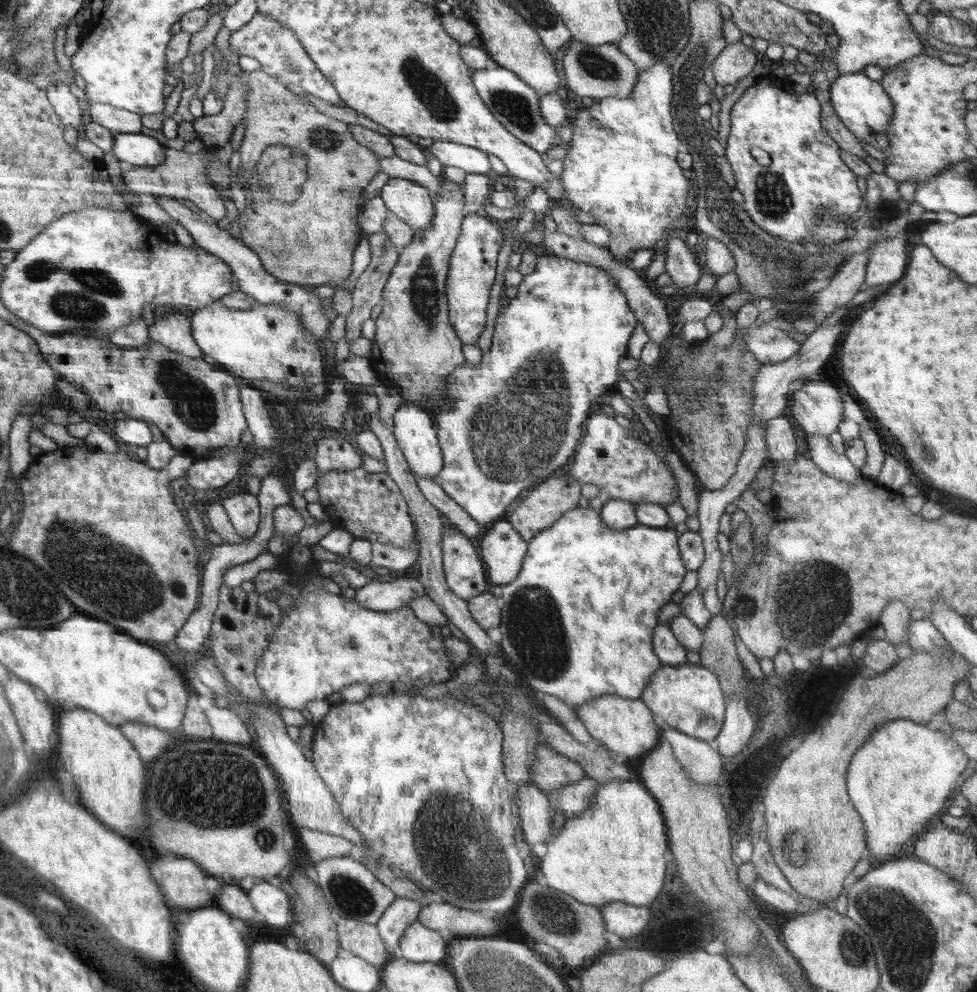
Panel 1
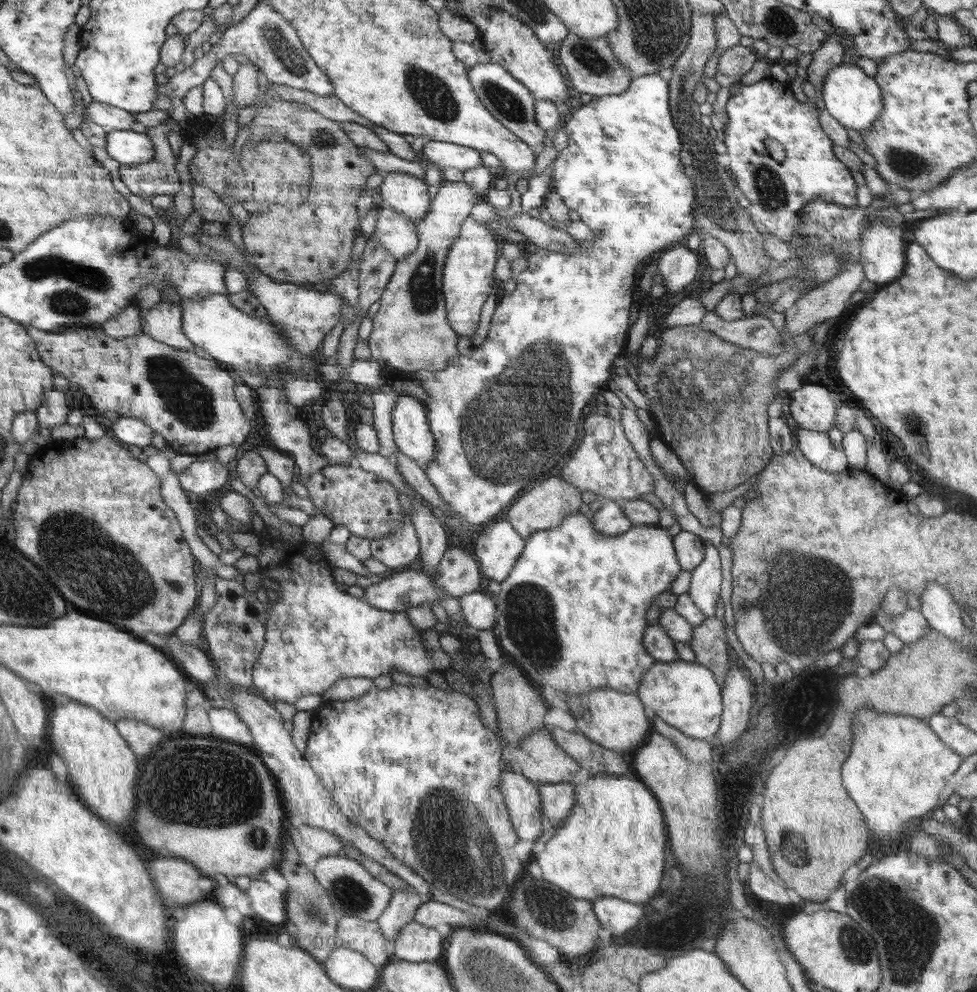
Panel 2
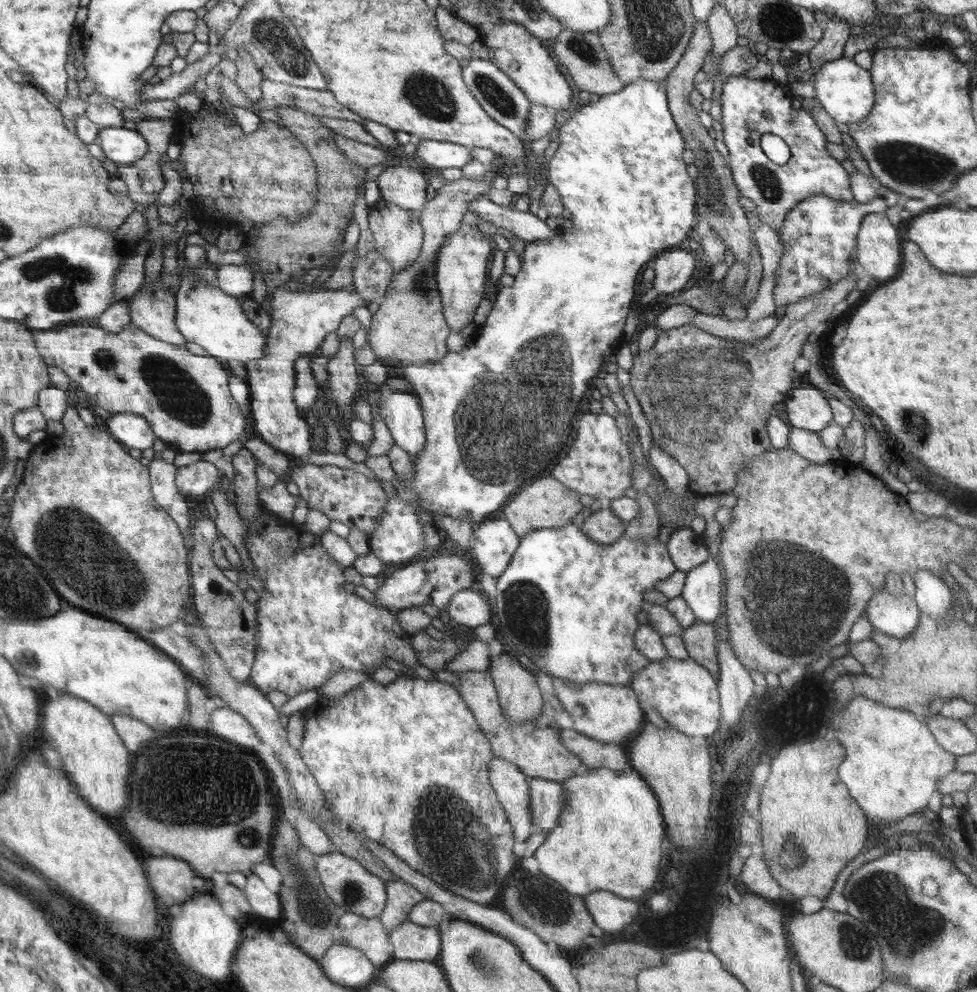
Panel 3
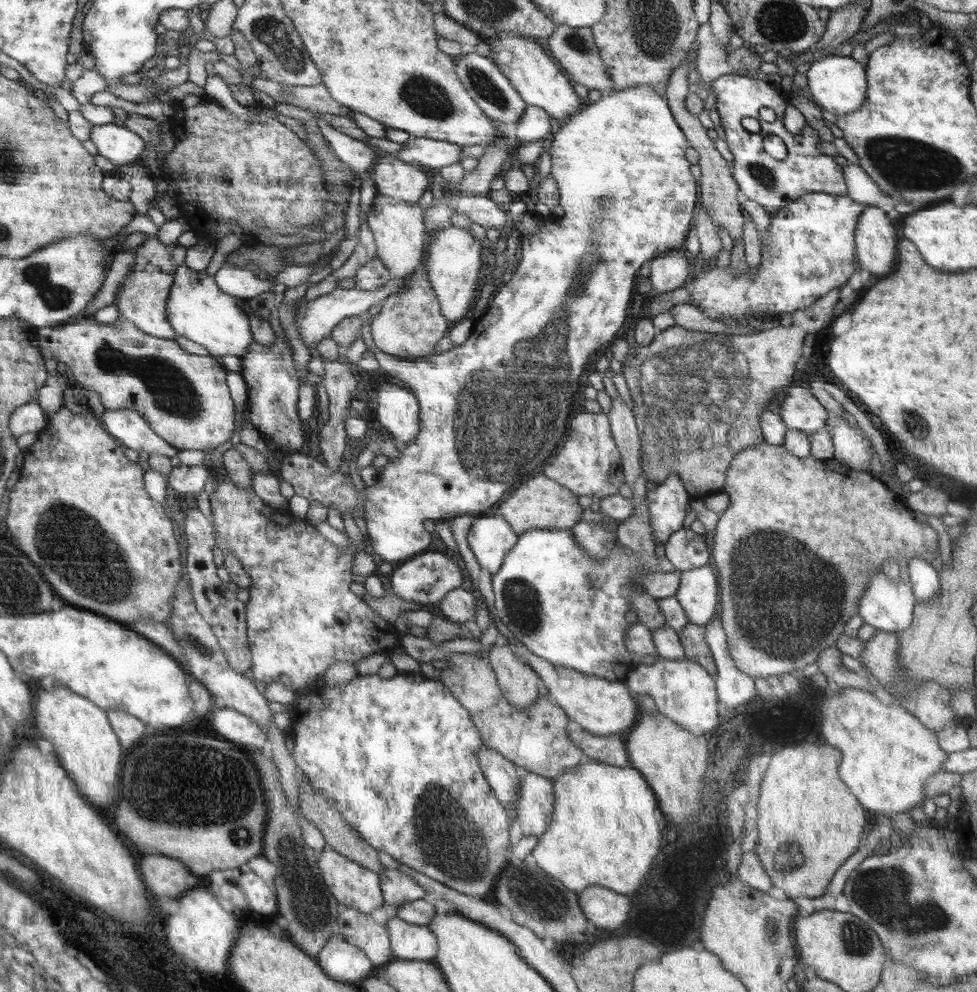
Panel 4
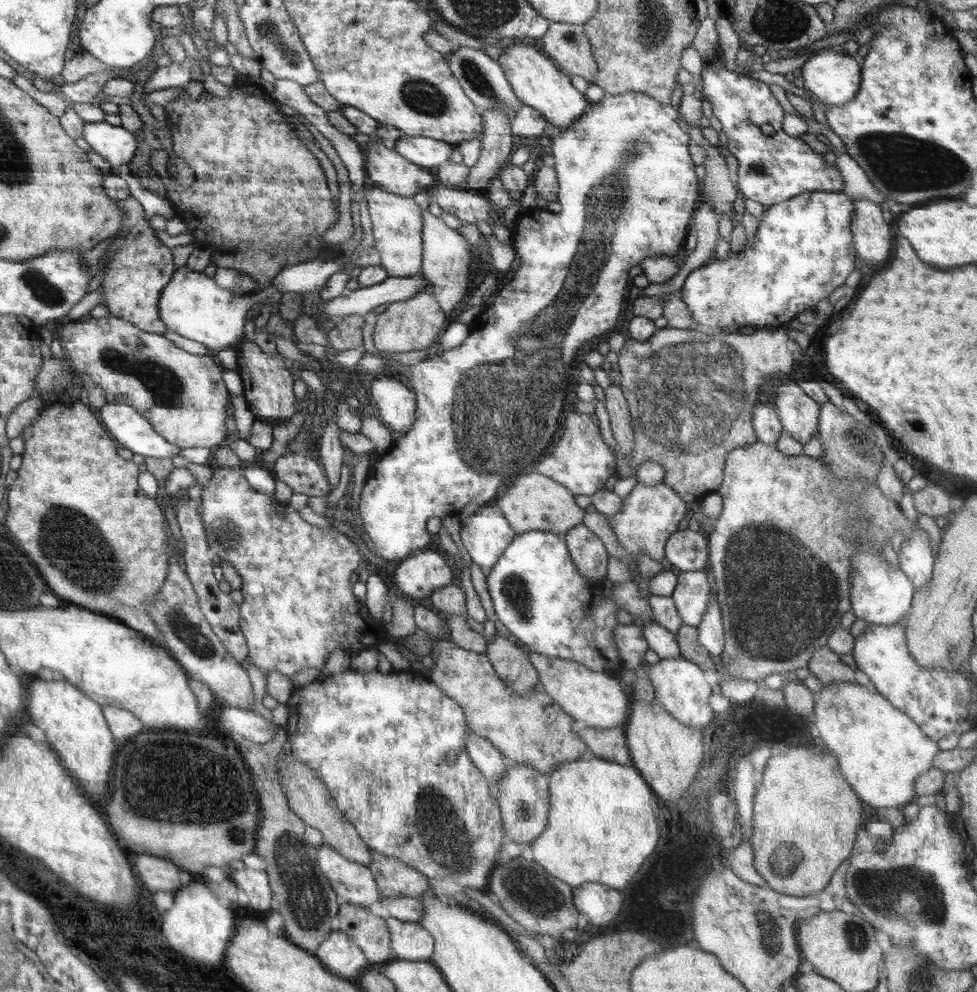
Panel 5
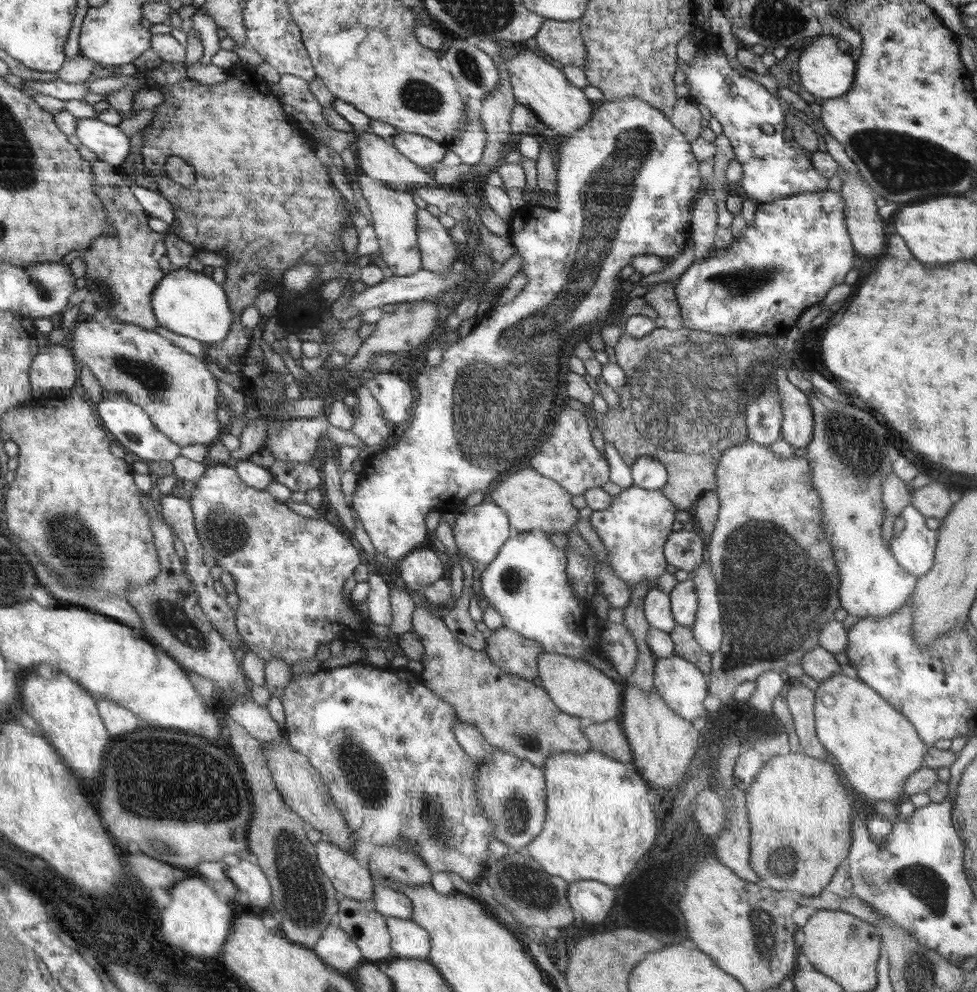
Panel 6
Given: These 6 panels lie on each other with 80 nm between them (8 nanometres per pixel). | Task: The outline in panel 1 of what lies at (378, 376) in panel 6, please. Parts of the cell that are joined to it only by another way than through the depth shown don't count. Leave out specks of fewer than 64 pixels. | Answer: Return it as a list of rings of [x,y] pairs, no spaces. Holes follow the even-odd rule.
[[[402,403],[393,414],[393,433],[398,445],[409,464],[410,470],[424,478],[436,478],[445,464],[444,452],[441,449],[437,427],[433,418],[416,403]]]

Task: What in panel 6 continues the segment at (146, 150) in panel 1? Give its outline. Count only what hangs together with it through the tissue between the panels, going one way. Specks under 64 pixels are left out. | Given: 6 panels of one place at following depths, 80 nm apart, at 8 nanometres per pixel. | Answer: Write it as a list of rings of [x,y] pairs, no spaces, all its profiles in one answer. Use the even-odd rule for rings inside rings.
[[[97,118],[78,119],[75,135],[80,142],[96,153],[98,159],[118,167],[130,152],[128,136],[116,128]]]

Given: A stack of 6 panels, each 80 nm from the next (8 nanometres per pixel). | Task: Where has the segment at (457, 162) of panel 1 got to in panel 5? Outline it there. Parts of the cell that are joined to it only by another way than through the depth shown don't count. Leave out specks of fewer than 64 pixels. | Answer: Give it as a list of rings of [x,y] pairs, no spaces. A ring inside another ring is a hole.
[[[401,135],[393,149],[406,160],[428,170],[449,162],[454,145],[430,137]]]

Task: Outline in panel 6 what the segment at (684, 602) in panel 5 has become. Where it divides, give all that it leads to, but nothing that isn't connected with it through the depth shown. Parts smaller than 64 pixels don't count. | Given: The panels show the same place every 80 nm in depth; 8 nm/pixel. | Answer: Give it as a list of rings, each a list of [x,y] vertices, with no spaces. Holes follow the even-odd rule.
[[[693,573],[684,581],[678,581],[678,584],[672,588],[669,594],[671,613],[680,626],[691,627],[694,624],[697,600],[696,591],[694,591]]]

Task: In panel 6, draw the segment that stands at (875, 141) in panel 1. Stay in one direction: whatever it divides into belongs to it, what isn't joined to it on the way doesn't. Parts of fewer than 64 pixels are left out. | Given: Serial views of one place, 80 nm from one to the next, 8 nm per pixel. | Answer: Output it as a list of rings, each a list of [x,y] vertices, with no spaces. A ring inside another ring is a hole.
[[[832,34],[815,36],[802,46],[802,52],[796,62],[802,88],[818,99],[838,98],[847,93],[851,84],[854,84],[856,61],[838,48],[837,39]]]

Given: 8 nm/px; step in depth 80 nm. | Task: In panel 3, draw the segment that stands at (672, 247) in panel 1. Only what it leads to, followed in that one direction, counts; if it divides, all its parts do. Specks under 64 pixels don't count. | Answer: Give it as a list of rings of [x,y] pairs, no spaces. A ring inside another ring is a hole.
[[[680,248],[662,251],[655,257],[652,267],[655,276],[650,296],[675,293],[684,288],[694,272],[694,252]]]

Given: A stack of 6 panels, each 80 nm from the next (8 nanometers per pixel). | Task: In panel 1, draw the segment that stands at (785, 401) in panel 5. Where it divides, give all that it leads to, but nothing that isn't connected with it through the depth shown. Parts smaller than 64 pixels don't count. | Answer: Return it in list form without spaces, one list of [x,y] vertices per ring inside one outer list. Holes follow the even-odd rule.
[[[820,375],[789,395],[792,406],[790,412],[804,432],[827,437],[838,431],[838,424],[843,419],[840,396],[840,388]]]

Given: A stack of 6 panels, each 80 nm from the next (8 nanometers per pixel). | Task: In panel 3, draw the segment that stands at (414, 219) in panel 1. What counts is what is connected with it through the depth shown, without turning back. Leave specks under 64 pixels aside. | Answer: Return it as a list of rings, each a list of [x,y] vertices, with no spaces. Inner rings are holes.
[[[388,165],[376,171],[373,177],[379,186],[381,198],[411,211],[420,211],[426,204],[428,181],[419,168]]]

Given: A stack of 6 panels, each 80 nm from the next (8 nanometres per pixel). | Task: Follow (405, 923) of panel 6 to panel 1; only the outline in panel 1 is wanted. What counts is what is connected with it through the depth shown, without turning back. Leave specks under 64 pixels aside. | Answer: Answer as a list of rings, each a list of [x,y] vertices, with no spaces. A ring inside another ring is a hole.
[[[419,920],[409,924],[401,944],[401,957],[414,962],[444,962],[450,939],[423,925]]]

